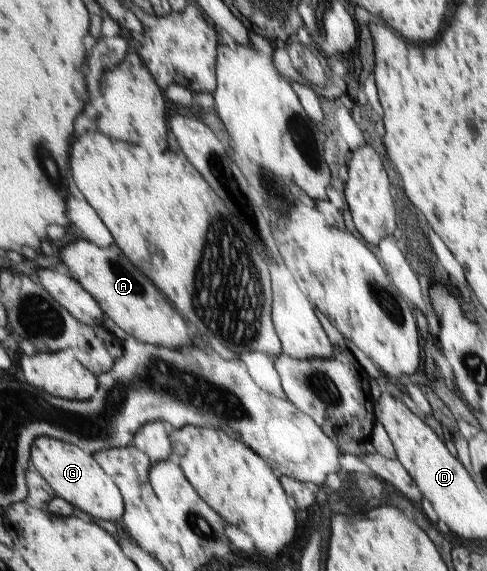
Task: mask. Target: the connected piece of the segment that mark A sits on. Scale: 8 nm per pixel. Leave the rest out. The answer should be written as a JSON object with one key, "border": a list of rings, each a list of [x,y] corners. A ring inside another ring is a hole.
{"border":[[[72,237],[60,255],[72,269],[73,277],[100,302],[107,316],[132,337],[171,349],[190,346],[192,340],[184,318],[172,308],[166,296],[156,290],[150,277],[142,274],[133,260],[120,250],[118,244],[104,248],[95,242]]]}

